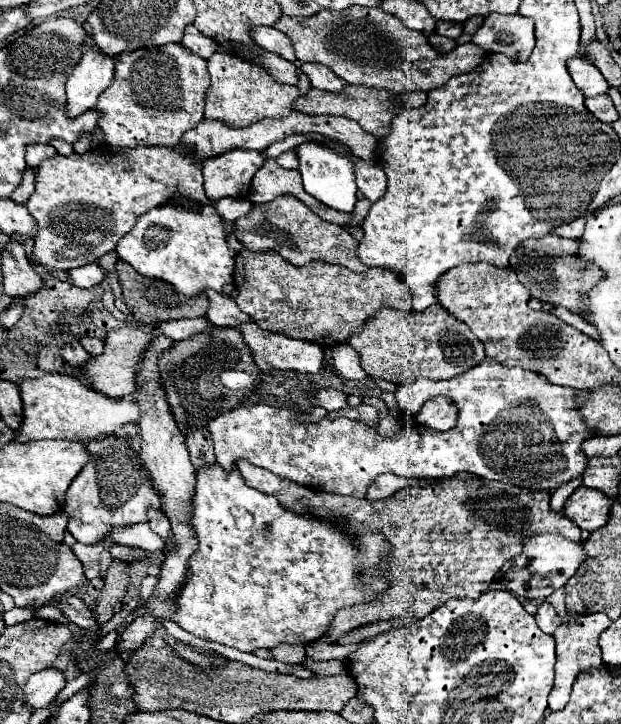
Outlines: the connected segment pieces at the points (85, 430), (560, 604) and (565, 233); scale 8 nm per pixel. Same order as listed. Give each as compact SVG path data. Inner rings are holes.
M44 374L40 378L22 378L18 382L22 396L22 424L16 430L18 442L32 440L102 440L112 434L118 426L134 422L140 418L138 404L134 400L112 400L64 374Z
M562 588L556 590L554 594L550 594L546 600L558 610L560 616L566 616L566 614L568 614L568 612L566 612L566 604L564 604L564 590L562 590Z
M576 218L576 220L568 222L568 224L562 224L562 226L554 228L554 234L556 234L556 236L572 238L572 240L580 238L580 236L582 236L582 232L584 232L584 218Z

